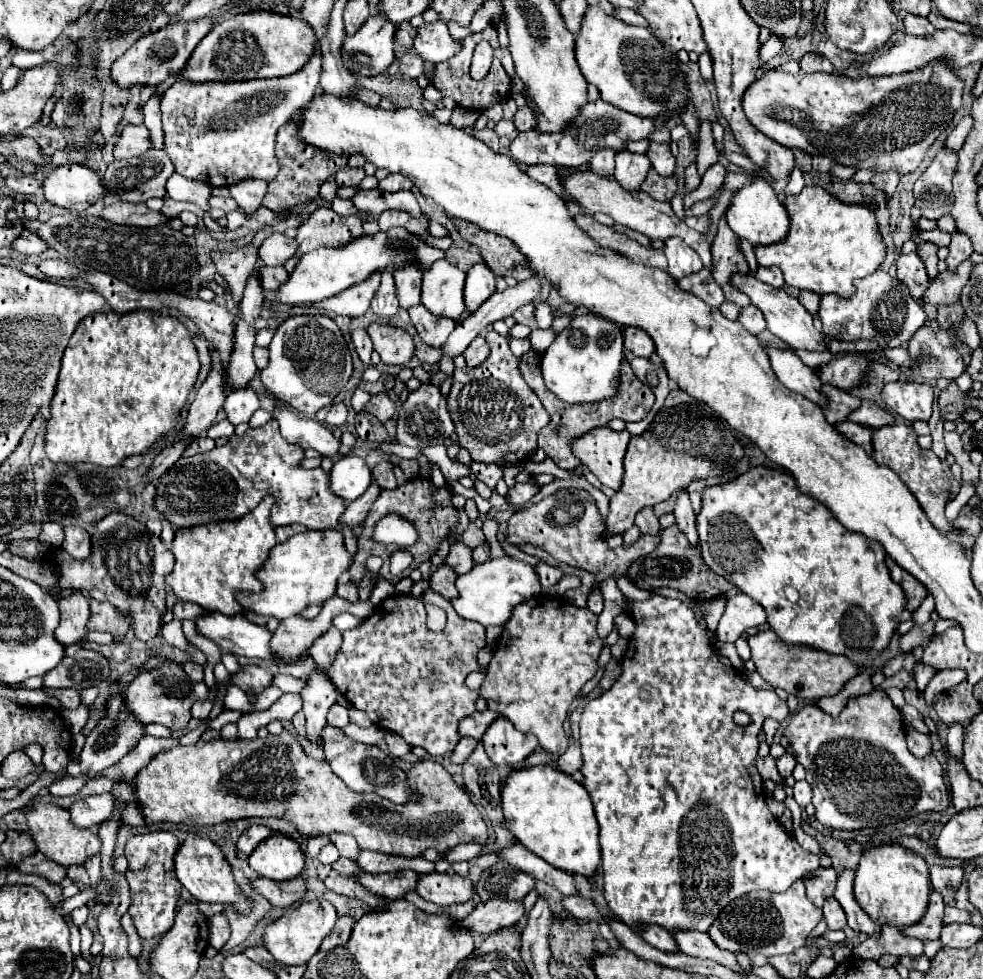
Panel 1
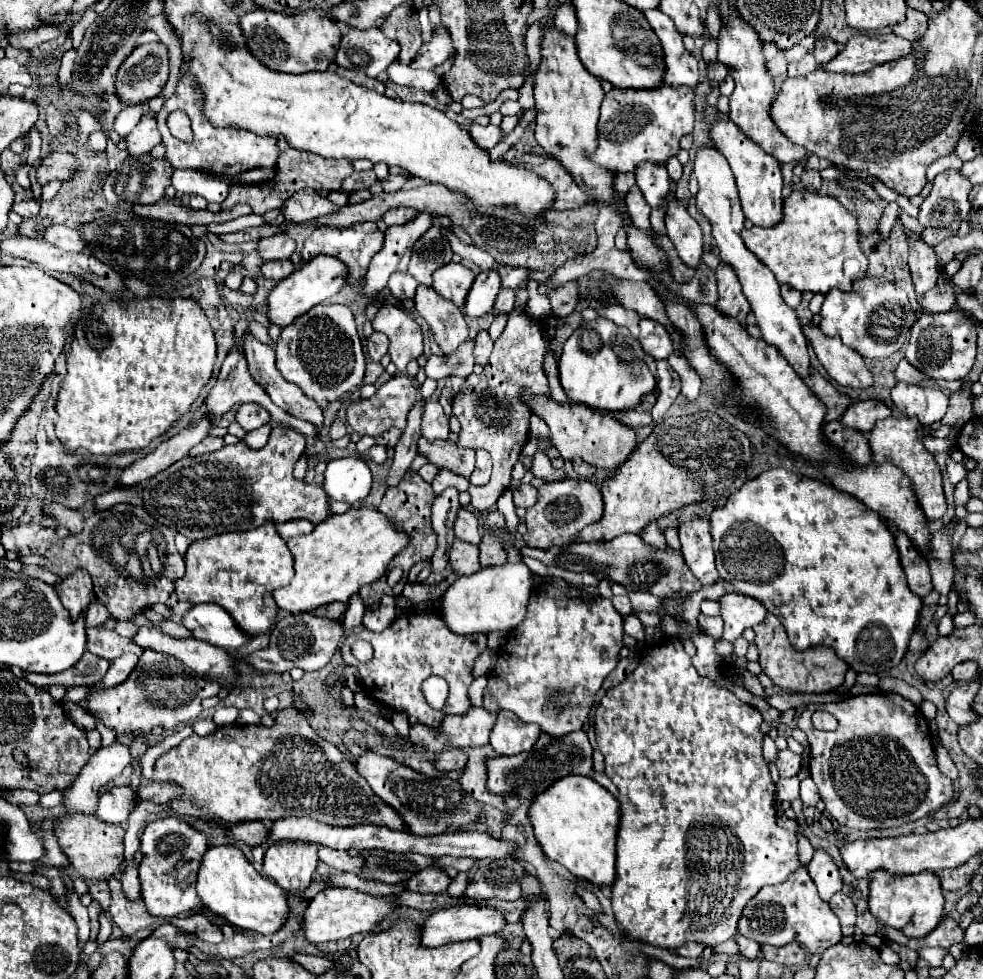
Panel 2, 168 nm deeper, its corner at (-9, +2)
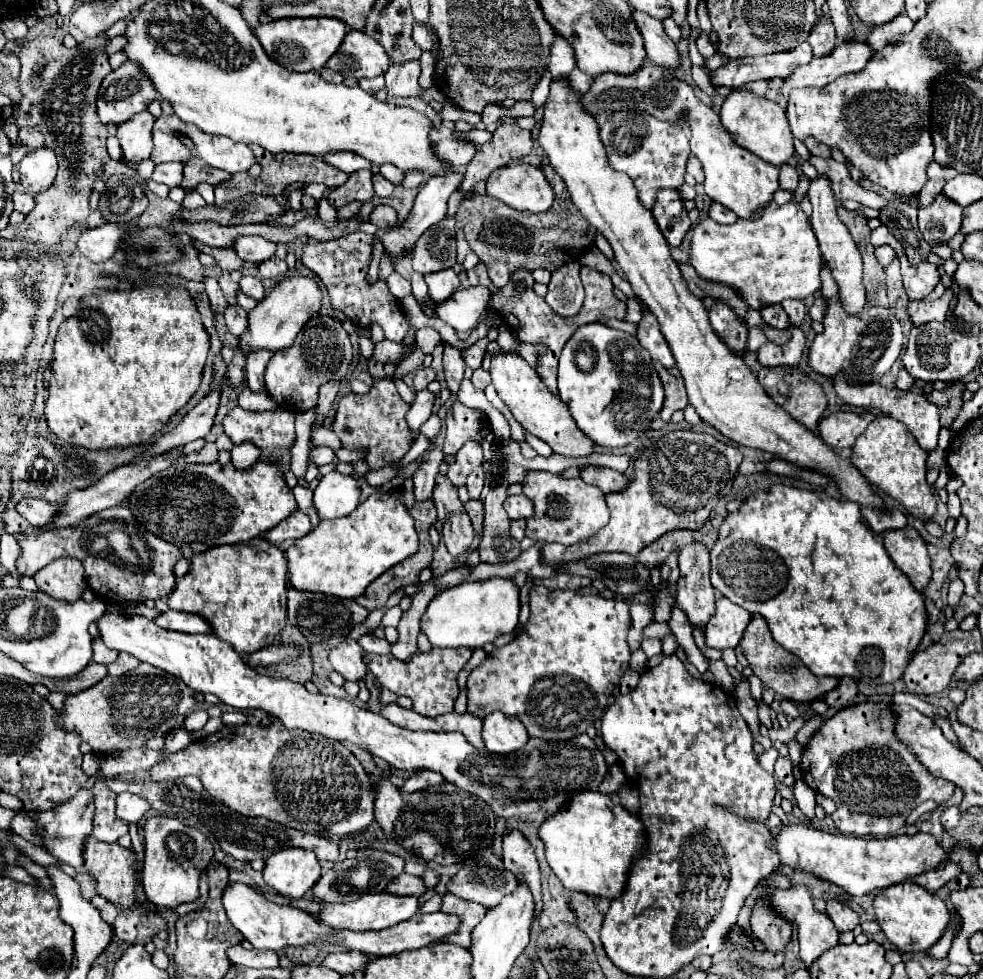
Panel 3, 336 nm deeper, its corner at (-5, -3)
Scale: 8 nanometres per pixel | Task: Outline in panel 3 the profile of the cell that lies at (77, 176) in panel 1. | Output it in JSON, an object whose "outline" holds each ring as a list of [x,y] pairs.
{"outline":[[[51,148],[35,150],[19,162],[19,180],[25,192],[43,192],[51,186],[57,174],[57,156]]]}

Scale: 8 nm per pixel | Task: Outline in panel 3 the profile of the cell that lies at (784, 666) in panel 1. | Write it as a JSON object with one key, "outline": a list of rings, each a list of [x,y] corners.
{"outline":[[[759,614],[753,616],[751,624],[745,628],[743,638],[741,638],[741,648],[745,652],[745,658],[749,660],[751,670],[755,672],[755,676],[769,688],[773,688],[777,694],[785,696],[787,700],[795,700],[795,702],[813,702],[815,698],[831,692],[833,688],[837,688],[839,678],[817,678],[815,674],[811,674],[811,670],[795,660],[793,654],[789,654],[783,646],[779,646],[773,636],[771,630],[767,626],[767,620]]]}

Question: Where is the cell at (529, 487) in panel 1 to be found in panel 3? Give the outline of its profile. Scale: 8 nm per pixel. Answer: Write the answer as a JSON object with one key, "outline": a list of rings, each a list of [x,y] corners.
{"outline":[[[519,494],[519,496],[509,496],[503,506],[505,506],[507,516],[509,516],[511,520],[517,520],[517,518],[531,518],[533,506],[531,506],[531,500],[527,500],[523,494]]]}

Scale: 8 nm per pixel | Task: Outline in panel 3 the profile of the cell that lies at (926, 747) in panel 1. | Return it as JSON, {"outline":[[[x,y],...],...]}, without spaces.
{"outline":[[[947,808],[941,816],[941,822],[943,822],[945,830],[953,830],[959,822],[959,808]]]}

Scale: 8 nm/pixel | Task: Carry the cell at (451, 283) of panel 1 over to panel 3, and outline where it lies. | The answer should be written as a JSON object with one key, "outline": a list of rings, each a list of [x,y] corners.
{"outline":[[[449,268],[449,270],[439,270],[435,274],[427,274],[425,276],[425,282],[429,286],[429,294],[431,294],[431,300],[441,304],[445,302],[457,288],[459,288],[459,278],[457,274]]]}

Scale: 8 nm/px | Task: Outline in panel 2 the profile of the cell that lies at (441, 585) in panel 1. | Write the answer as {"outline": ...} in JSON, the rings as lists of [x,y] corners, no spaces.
{"outline":[[[455,539],[451,553],[449,553],[449,561],[453,565],[453,571],[457,575],[473,575],[475,571],[479,571],[481,565],[479,565],[477,553],[479,553],[479,549],[475,545]]]}

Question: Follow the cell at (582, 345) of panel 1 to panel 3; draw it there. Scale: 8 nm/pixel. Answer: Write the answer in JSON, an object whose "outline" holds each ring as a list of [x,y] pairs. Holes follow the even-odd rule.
{"outline":[[[599,322],[579,326],[575,334],[567,340],[559,358],[559,396],[571,408],[577,426],[595,444],[609,448],[627,446],[633,438],[641,436],[645,428],[651,424],[651,420],[657,418],[663,406],[663,386],[653,368],[651,356],[641,348],[633,334],[607,328]],[[581,354],[585,356],[583,362],[579,362]]]}

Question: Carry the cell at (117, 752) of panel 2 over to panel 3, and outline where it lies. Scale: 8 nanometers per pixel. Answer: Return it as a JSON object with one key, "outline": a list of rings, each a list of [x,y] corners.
{"outline":[[[81,788],[73,798],[69,798],[67,802],[63,802],[61,806],[55,806],[55,810],[47,810],[41,812],[37,818],[37,826],[43,834],[43,842],[47,846],[47,850],[61,862],[73,866],[73,868],[81,868],[83,866],[83,840],[87,834],[91,834],[91,826],[93,826],[93,816],[95,816],[95,804],[93,804],[93,794],[87,788]]]}

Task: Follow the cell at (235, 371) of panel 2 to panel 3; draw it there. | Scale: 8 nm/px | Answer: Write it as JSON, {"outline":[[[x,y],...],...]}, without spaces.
{"outline":[[[211,390],[197,406],[193,406],[187,416],[165,436],[161,436],[143,456],[151,458],[155,454],[173,450],[177,446],[185,446],[187,442],[193,442],[197,438],[205,438],[213,426],[213,418],[217,414],[221,400],[221,390]]]}

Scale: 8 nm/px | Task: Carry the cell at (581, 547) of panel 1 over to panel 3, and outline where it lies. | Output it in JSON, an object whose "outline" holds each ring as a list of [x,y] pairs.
{"outline":[[[531,470],[523,480],[523,494],[533,502],[535,508],[535,514],[527,520],[525,528],[525,536],[535,542],[575,544],[601,530],[609,518],[605,494],[597,486],[585,484],[581,478],[565,480],[559,474]]]}

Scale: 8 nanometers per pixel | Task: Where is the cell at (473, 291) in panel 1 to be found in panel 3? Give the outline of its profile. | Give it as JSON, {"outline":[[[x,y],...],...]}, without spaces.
{"outline":[[[487,286],[459,288],[447,302],[439,304],[435,314],[451,324],[457,332],[469,332],[477,326],[479,318],[489,310],[491,290]]]}

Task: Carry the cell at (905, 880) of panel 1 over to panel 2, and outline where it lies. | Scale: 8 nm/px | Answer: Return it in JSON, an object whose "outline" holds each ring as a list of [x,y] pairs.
{"outline":[[[877,871],[871,875],[869,883],[869,911],[881,925],[895,927],[907,937],[927,937],[943,919],[945,899],[943,889],[935,873],[915,873],[915,875],[891,875]]]}

